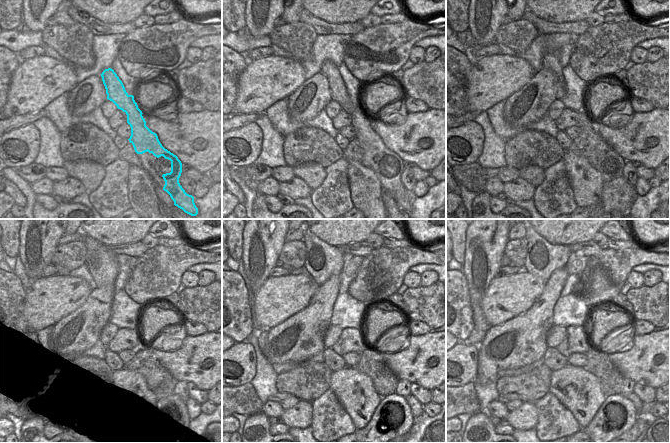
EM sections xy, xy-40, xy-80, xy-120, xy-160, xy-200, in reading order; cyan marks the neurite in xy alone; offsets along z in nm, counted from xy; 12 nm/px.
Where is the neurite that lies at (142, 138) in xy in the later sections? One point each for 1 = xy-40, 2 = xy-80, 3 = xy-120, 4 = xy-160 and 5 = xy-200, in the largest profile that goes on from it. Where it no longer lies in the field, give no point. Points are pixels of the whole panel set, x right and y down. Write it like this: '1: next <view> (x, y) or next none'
1: next xy-40 (369, 140)
2: next xy-80 (551, 59)
3: next xy-120 (102, 264)
4: next xy-160 (323, 260)
5: next xy-200 (543, 258)

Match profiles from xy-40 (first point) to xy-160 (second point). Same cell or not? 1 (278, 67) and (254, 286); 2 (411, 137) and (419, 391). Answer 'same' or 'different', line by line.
1: different
2: different

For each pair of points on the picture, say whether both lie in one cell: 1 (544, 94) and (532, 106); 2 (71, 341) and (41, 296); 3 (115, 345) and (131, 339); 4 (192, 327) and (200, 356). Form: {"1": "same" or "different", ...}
{"1": "same", "2": "different", "3": "same", "4": "different"}

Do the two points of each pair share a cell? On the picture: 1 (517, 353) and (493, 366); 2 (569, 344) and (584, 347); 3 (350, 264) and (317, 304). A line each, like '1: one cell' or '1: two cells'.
1: one cell
2: one cell
3: two cells

